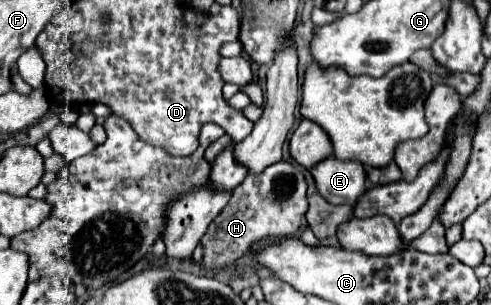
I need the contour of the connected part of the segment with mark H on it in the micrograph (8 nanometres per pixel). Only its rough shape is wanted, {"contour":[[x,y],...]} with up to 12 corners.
{"contour":[[278,161],[248,173],[202,237],[206,269],[294,237],[306,179]]}

